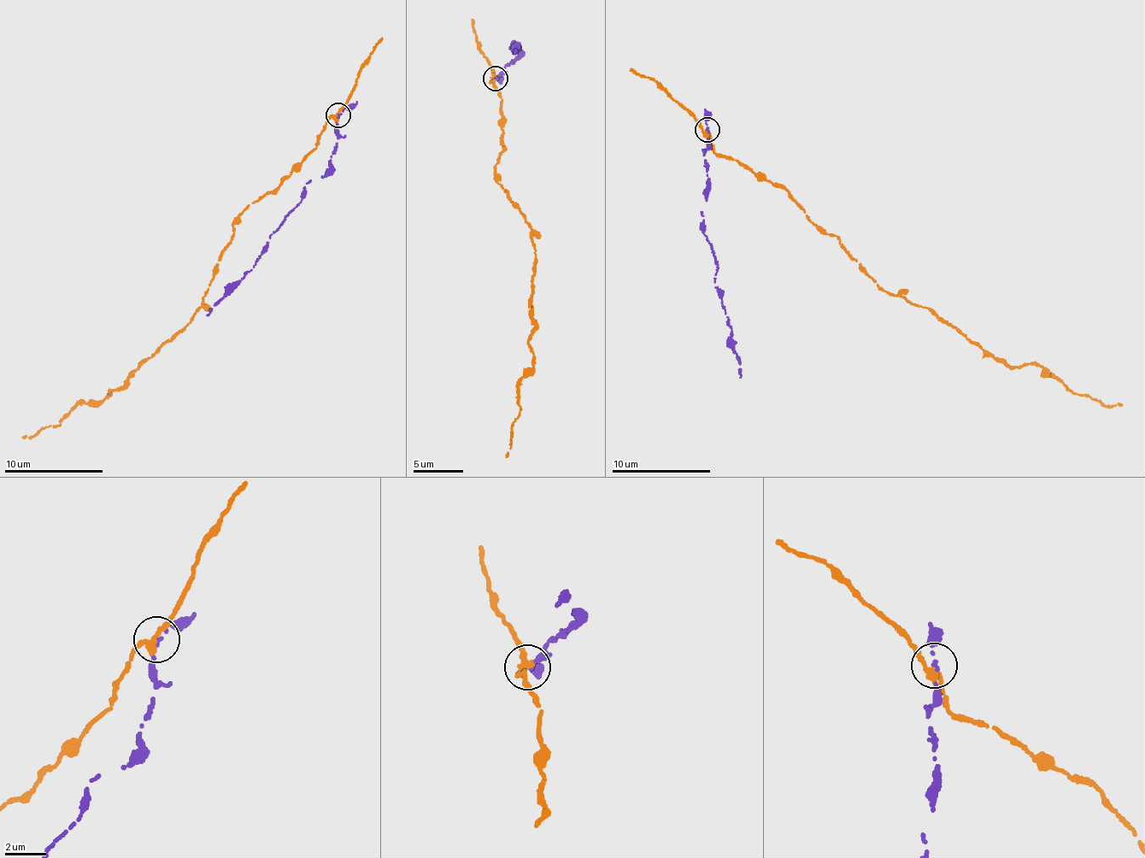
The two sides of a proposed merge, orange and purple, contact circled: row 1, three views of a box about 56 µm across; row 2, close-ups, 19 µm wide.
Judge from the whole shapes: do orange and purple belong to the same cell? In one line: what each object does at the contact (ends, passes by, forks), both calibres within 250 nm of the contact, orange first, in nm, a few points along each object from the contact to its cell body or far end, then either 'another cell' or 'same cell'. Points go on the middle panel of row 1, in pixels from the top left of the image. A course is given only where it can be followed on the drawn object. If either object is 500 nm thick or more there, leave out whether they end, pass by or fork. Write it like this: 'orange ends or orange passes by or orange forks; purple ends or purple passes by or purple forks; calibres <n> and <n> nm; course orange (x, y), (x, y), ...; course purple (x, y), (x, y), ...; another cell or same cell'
orange passes by; purple passes by; calibres 320 and 120 nm; course orange (495, 77), (502, 126), (496, 184), (524, 215), (535, 243), (532, 370), (520, 379), (507, 456); course purple (495, 77), (521, 55), (508, 48), (515, 43), (516, 49), (513, 46), (521, 45), (513, 53), (515, 49); another cell

